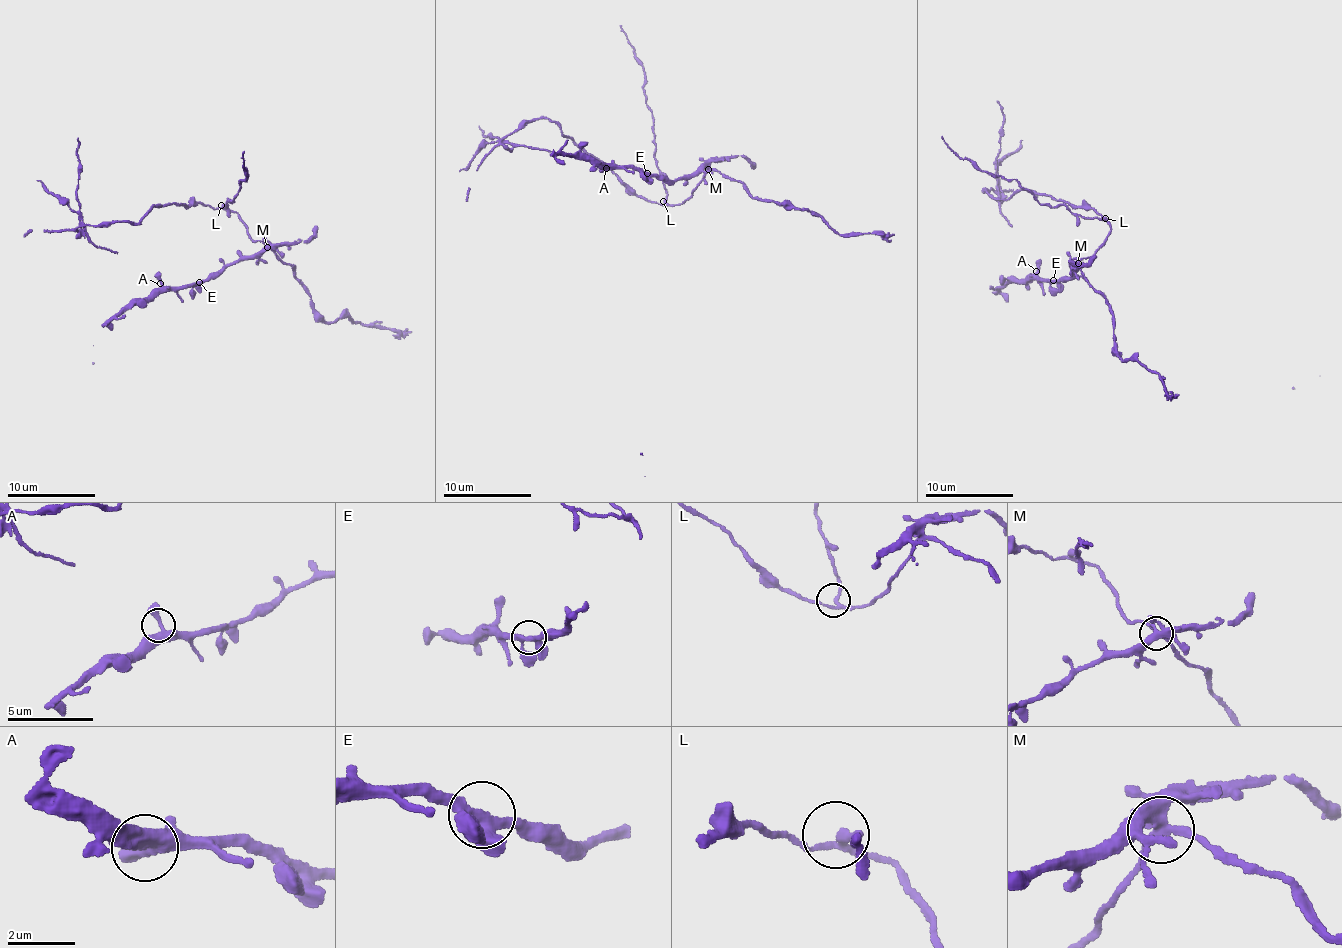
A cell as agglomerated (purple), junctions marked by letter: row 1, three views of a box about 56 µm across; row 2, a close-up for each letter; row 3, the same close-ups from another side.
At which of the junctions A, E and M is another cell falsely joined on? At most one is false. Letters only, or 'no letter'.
M

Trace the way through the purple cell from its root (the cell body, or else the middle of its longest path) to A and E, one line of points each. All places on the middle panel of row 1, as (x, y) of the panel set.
A: (707, 170), (701, 166), (694, 174), (668, 181), (630, 168), (606, 168)
E: (707, 170), (701, 166), (694, 174), (668, 181), (647, 173)

